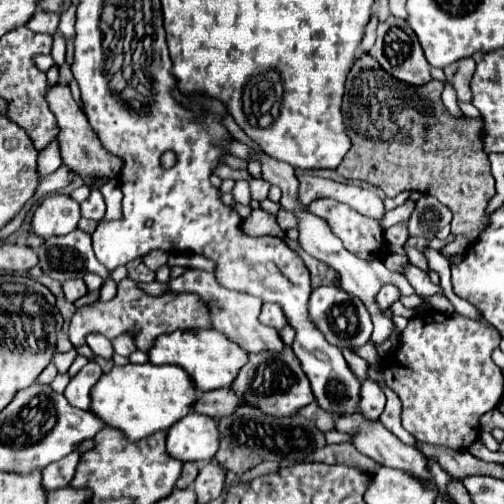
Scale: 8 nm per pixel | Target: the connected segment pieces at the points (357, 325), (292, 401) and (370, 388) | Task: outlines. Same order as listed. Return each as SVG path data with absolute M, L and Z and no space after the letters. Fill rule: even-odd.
M320 286L320 288L312 290L310 318L320 328L320 332L326 336L326 340L330 340L330 344L334 344L338 348L364 346L372 334L372 320L370 320L370 314L366 312L366 306L360 300L346 296L346 292L338 290L336 286Z
M286 346L282 352L266 350L266 352L250 354L248 364L242 368L232 388L234 392L238 392L242 402L254 404L256 408L262 408L262 412L270 416L290 416L300 408L308 406L310 402L314 402L310 382L306 380L306 374L302 372L302 366L298 364L298 358L294 356L290 346Z
M372 380L362 382L362 400L360 400L360 412L366 420L378 420L378 416L384 412L386 396L380 390L380 386Z

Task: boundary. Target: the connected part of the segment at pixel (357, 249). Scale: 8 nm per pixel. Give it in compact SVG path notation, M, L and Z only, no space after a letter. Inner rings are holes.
M314 200L308 212L328 222L332 232L344 242L348 252L362 260L382 260L388 254L382 226L336 200Z

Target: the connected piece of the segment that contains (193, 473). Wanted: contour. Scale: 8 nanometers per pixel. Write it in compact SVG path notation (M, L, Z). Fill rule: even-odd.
M186 462L184 464L184 468L182 468L182 476L178 478L178 482L176 482L176 488L188 488L188 486L192 486L192 482L196 480L196 476L198 476L198 464L196 462Z

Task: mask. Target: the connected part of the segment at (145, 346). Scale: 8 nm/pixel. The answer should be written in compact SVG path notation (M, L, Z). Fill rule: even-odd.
M124 278L118 284L118 294L110 302L94 302L90 306L80 308L70 322L68 328L68 340L74 348L84 344L86 334L98 332L106 338L116 338L122 332L134 332L134 340L138 350L148 352L154 344L154 340L160 334L170 334L174 330L196 330L196 328L210 328L210 320L206 316L206 310L202 304L198 304L198 298L188 294L164 294L164 296L150 296L136 288L136 282L130 278Z

